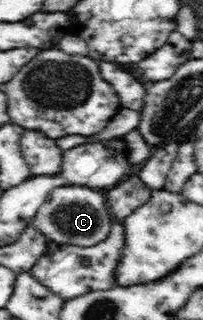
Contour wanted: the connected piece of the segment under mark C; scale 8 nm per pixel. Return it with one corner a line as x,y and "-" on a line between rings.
66,185
50,191
46,202
37,210
32,223
38,231
45,234
49,242
88,247
102,242
102,239
110,234
110,228
116,220
110,215
102,192
82,185

